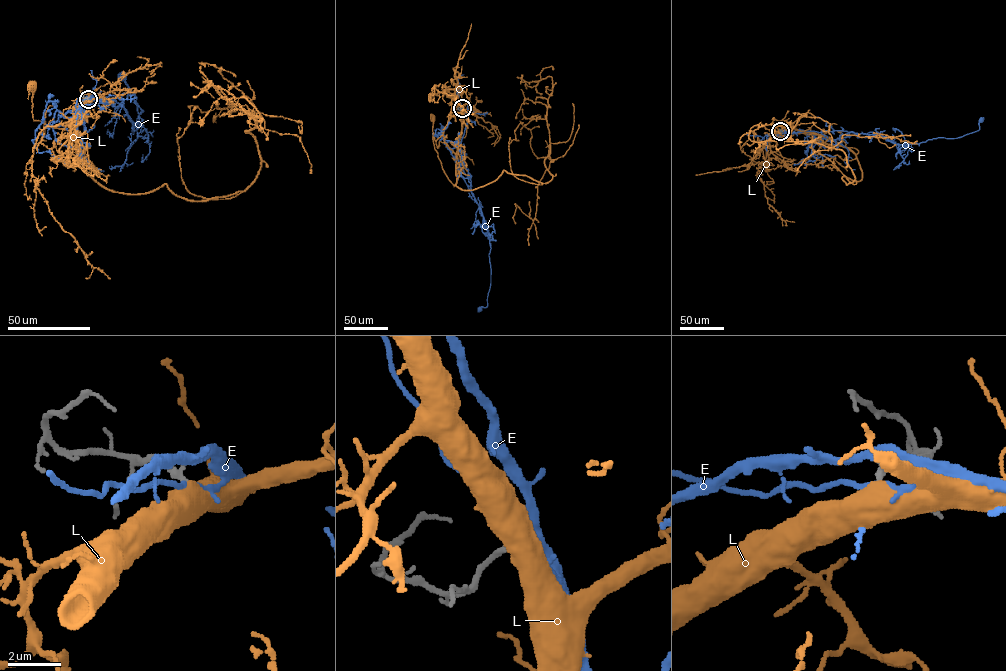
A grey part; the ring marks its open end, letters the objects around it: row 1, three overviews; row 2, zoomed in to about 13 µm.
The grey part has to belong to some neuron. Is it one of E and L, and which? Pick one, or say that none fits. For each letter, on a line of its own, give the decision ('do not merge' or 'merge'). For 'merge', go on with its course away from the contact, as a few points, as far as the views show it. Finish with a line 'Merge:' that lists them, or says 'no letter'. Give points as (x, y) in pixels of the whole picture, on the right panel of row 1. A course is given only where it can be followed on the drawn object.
E: do not merge
L: merge; it runs (780, 131), (824, 135), (855, 154), (858, 152), (852, 147), (816, 143), (790, 124)
Merge: L

